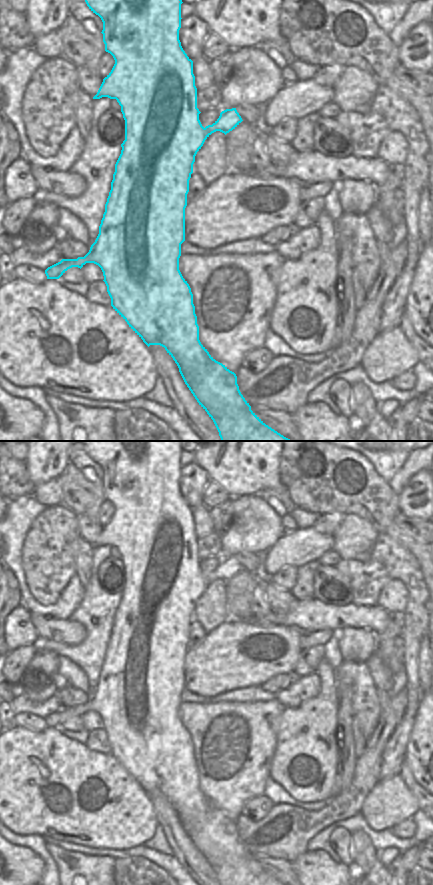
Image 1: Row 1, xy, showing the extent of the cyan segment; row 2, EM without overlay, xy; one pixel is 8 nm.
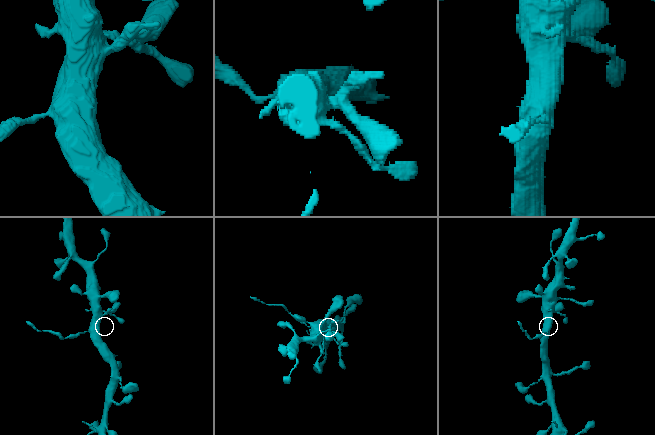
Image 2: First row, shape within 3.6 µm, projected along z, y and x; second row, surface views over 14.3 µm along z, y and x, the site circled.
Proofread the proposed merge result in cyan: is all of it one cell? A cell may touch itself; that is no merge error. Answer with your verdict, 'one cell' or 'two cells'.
two cells

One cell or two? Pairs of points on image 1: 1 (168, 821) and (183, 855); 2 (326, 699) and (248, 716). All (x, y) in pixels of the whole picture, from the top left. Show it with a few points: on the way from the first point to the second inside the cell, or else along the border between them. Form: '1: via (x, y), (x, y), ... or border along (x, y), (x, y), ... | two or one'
1: via (173, 829), (182, 847) | one
2: border along (285, 707), (281, 714), (277, 731) | two

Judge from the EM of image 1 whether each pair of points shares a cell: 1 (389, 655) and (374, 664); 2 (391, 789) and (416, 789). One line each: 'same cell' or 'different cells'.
1: different cells
2: different cells

